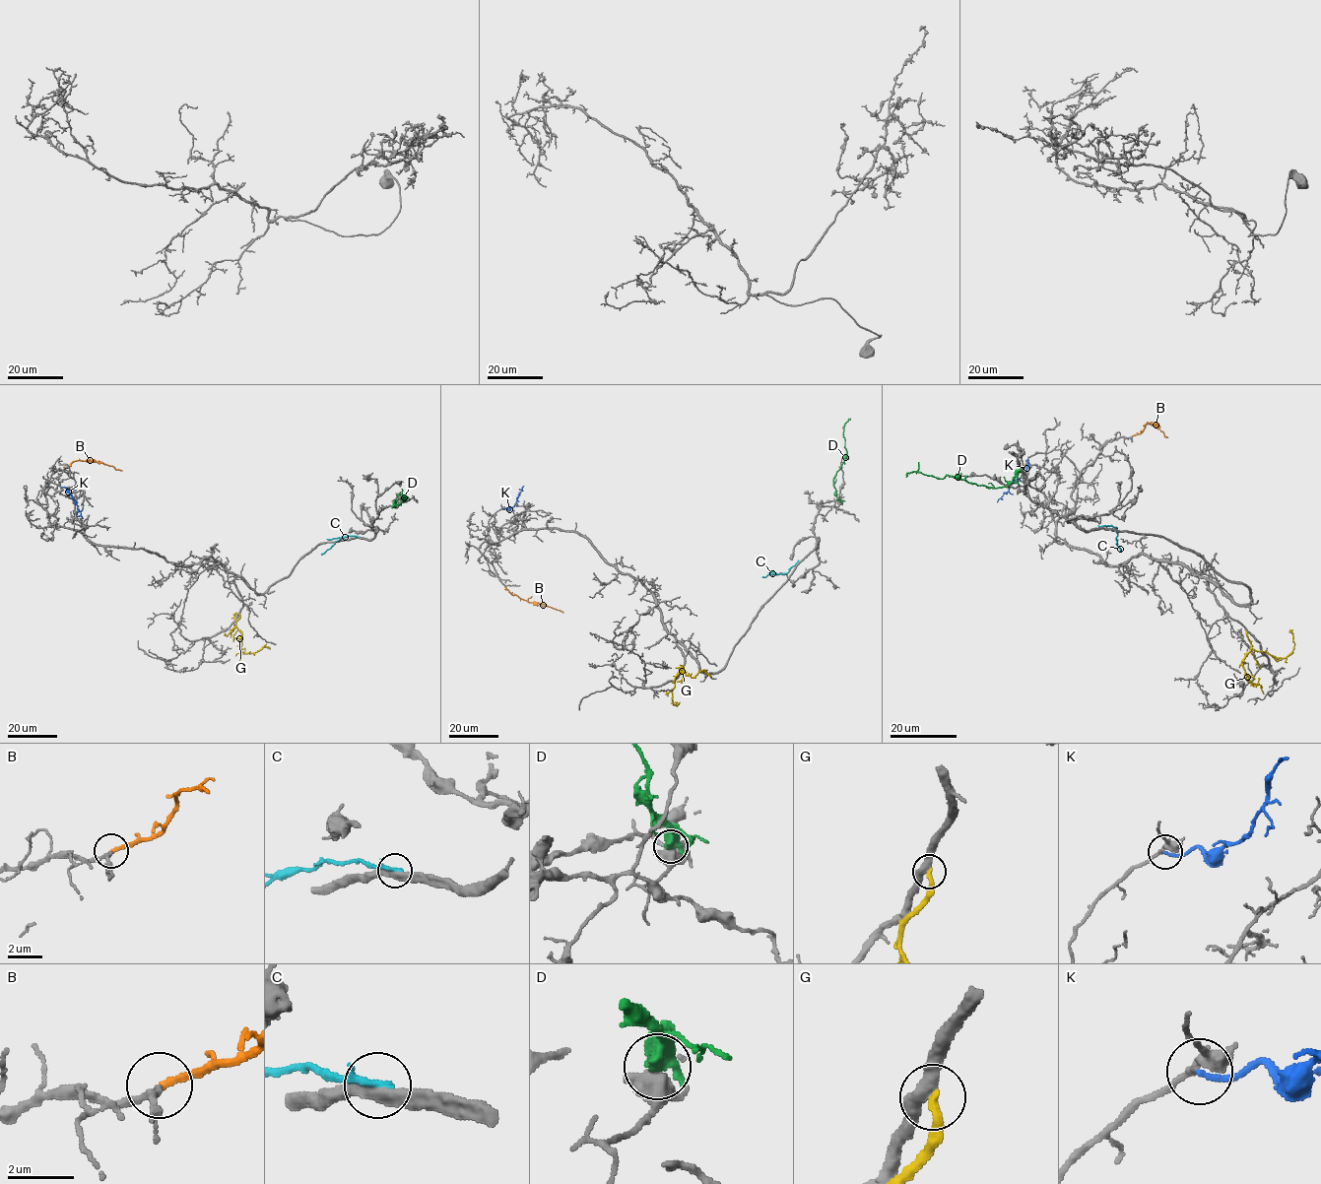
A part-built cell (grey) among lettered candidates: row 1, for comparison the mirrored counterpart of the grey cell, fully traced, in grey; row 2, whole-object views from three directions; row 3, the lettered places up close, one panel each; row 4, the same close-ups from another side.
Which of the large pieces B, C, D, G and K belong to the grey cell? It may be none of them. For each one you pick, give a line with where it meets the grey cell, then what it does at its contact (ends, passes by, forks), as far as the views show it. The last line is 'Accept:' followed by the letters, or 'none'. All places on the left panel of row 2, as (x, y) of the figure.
B: (63, 469) | it ends
Accept: B

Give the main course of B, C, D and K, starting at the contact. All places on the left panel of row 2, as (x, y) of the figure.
B: (63, 469), (73, 462), (84, 460), (103, 463), (122, 470)
C: (359, 537), (341, 537), (321, 554)
D: (398, 494), (392, 507), (405, 498), (403, 500), (403, 495), (409, 499)
K: (60, 487), (65, 487), (75, 500), (82, 518)

